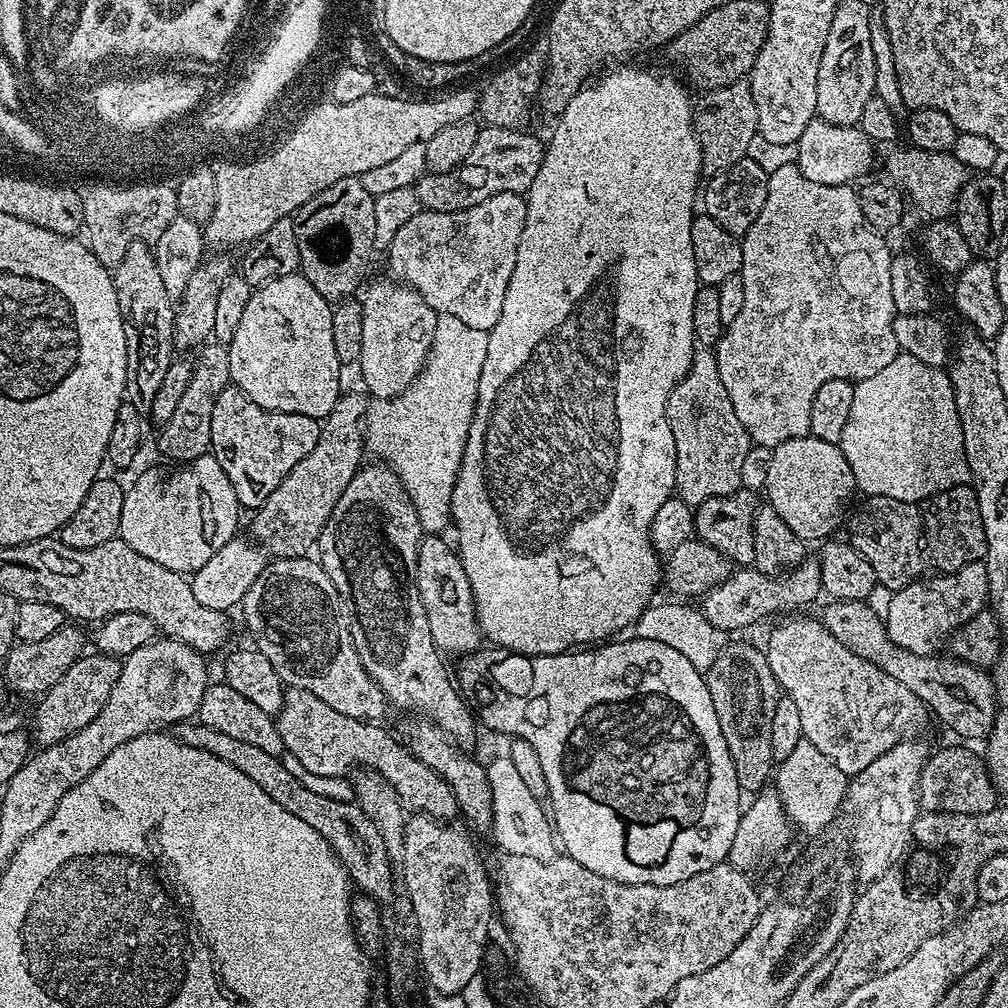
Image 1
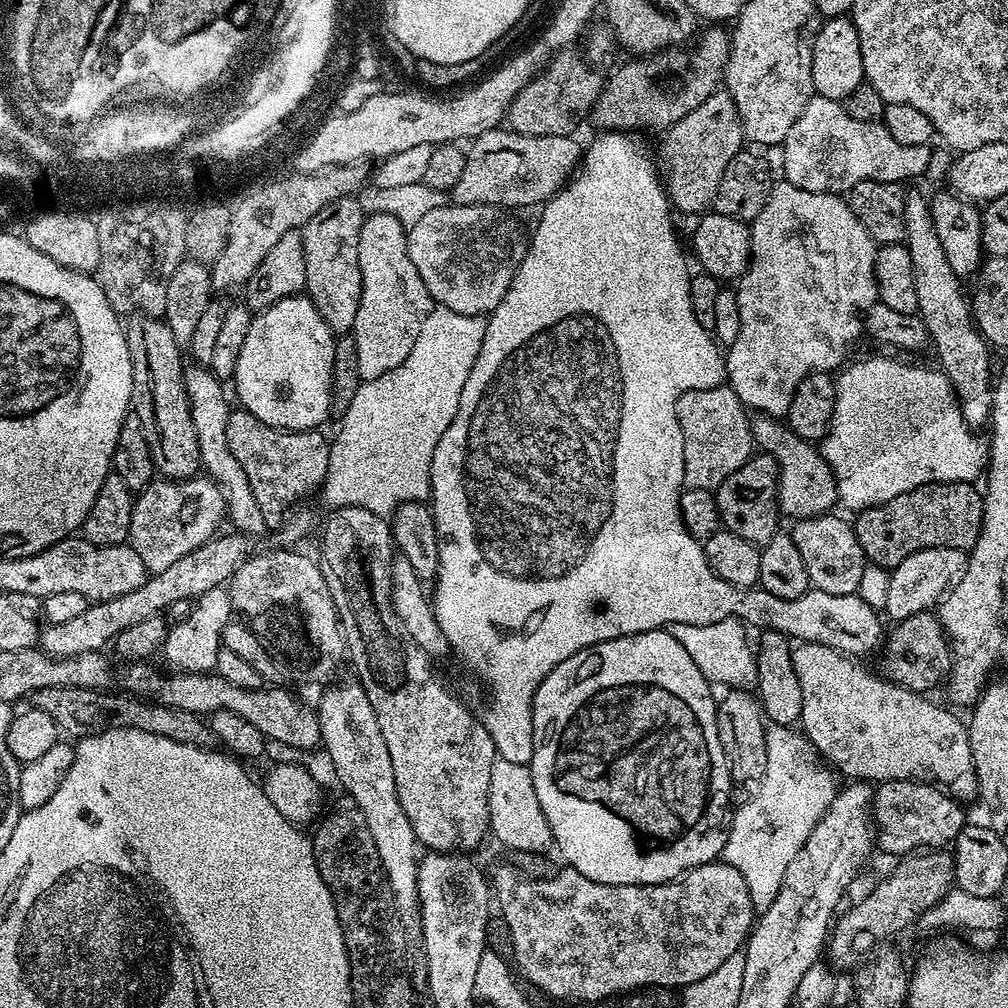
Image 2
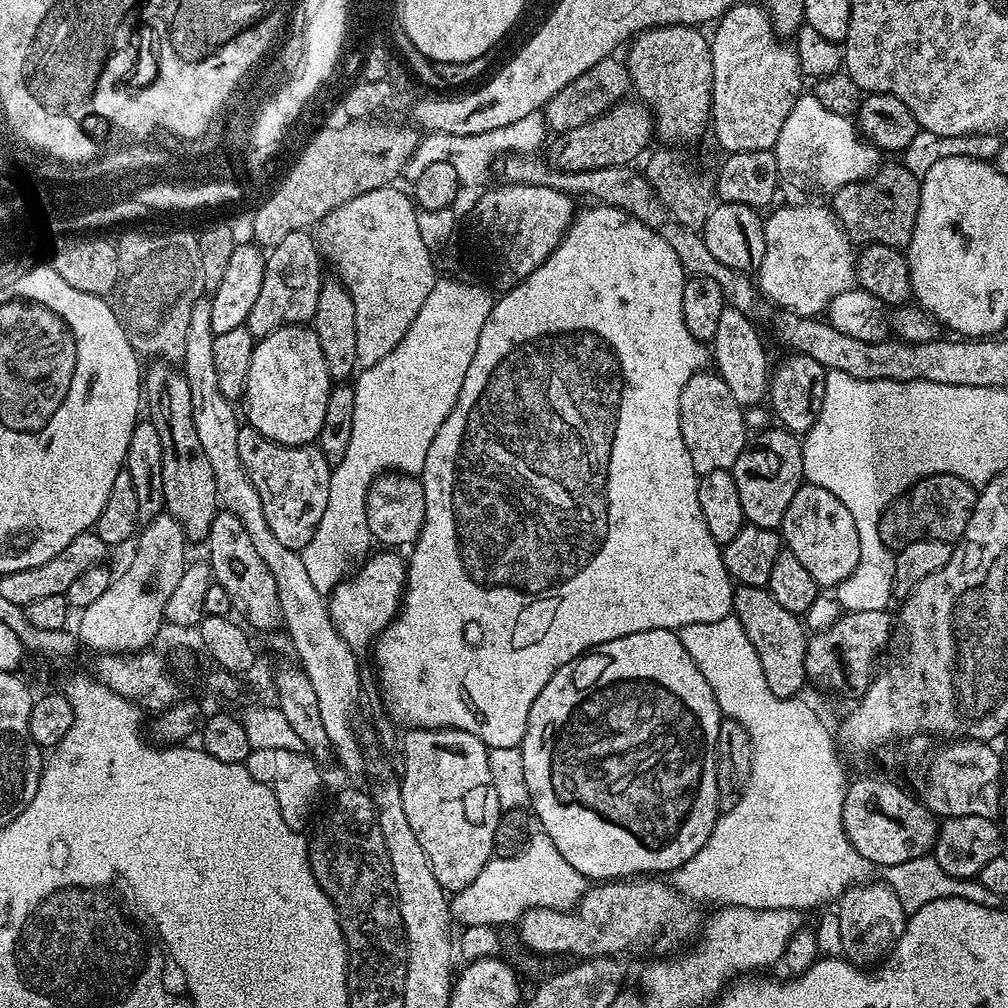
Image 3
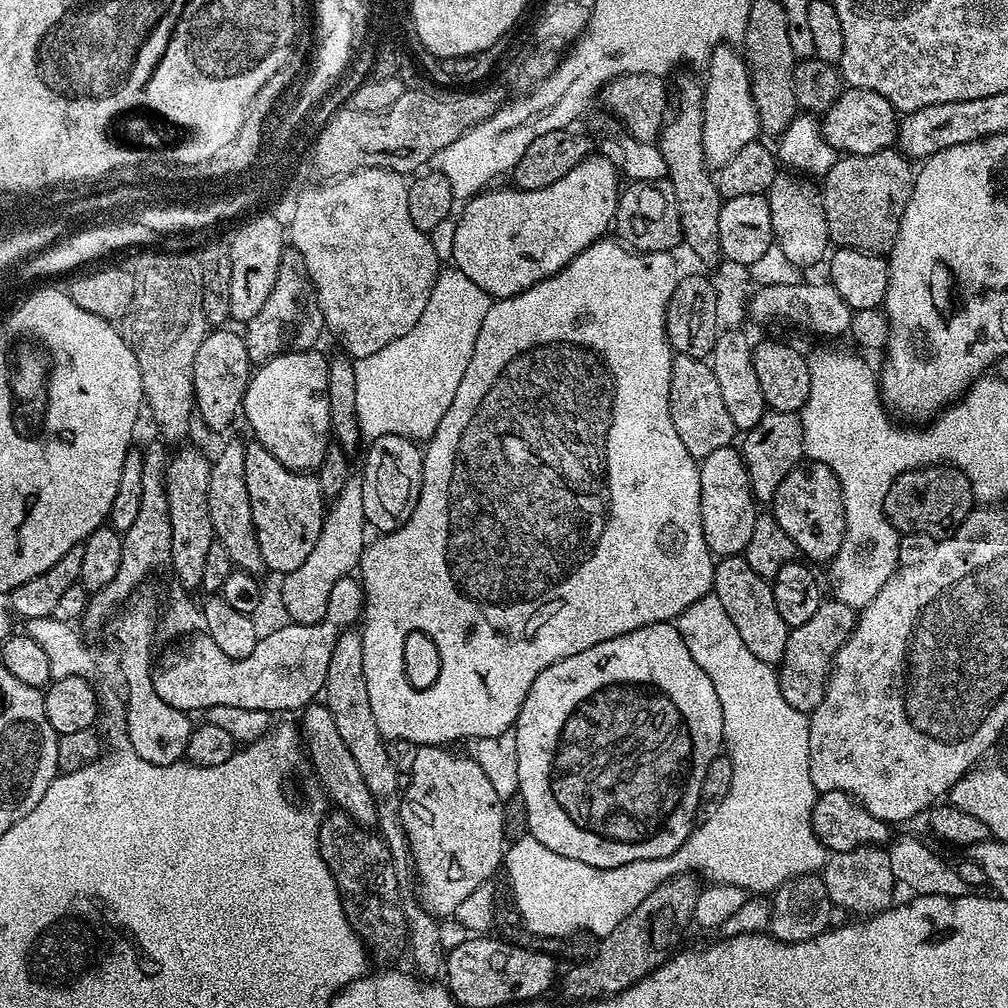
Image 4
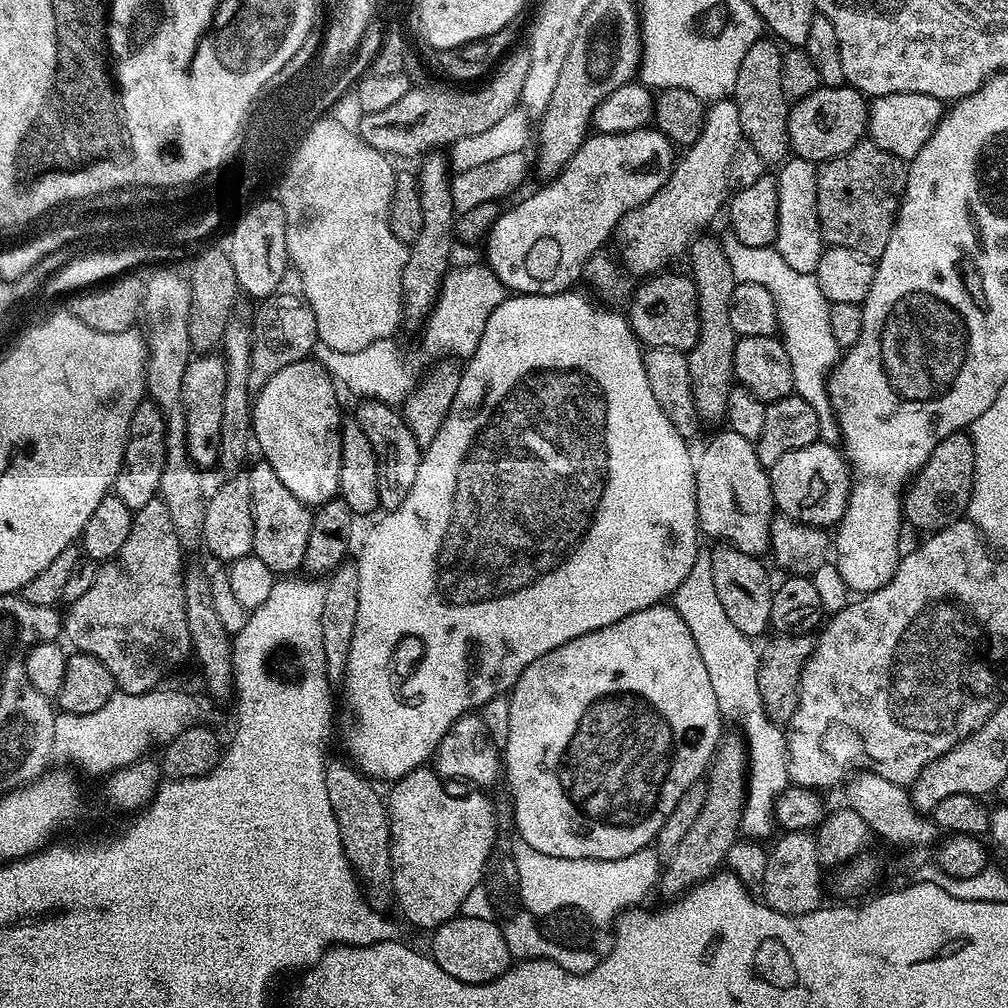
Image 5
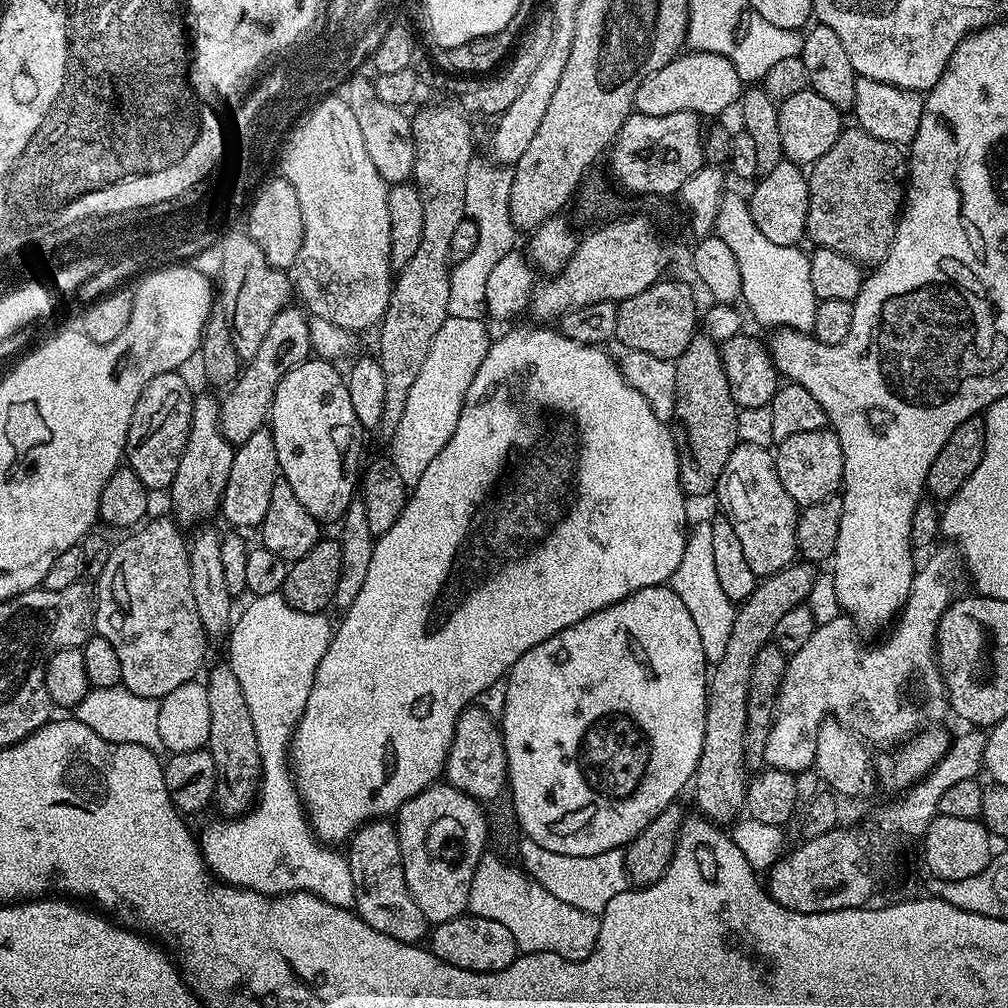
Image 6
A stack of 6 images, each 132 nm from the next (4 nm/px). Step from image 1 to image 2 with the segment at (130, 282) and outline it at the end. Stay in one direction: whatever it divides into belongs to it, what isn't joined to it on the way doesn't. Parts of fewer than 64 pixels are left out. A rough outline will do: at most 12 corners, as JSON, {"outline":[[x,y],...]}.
{"outline":[[155,316],[127,321],[131,411],[156,471],[201,471],[182,346]]}

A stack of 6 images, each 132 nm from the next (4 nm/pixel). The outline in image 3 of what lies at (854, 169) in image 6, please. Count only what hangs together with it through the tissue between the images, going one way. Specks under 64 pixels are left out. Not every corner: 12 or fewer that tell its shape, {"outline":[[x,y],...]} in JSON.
{"outline":[[884,162],[831,193],[849,240],[904,250],[921,179]]}

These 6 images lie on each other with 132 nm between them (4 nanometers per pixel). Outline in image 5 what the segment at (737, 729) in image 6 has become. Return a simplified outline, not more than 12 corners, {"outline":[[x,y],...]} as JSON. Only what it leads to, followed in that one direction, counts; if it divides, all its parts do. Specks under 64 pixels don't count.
{"outline":[[725,735],[706,802],[658,881],[670,898],[715,876],[741,835],[743,735]]}

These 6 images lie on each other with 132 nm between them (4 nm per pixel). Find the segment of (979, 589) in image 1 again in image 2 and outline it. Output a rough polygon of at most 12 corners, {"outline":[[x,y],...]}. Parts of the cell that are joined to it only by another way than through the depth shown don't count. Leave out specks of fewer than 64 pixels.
{"outline":[[923,548],[890,572],[883,609],[899,622],[935,609],[967,565]]}

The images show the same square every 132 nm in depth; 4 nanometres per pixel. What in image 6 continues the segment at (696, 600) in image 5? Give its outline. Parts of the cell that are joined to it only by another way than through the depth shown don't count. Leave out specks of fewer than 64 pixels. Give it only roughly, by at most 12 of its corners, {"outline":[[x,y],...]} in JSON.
{"outline":[[693,523],[670,587],[709,665],[726,653],[737,605],[718,583],[713,533]]}

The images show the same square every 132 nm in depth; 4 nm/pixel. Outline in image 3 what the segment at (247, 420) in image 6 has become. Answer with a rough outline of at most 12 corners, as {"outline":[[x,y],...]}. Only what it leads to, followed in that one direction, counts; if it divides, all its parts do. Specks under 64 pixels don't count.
{"outline":[[311,231],[264,257],[253,338],[311,325],[322,253]]}

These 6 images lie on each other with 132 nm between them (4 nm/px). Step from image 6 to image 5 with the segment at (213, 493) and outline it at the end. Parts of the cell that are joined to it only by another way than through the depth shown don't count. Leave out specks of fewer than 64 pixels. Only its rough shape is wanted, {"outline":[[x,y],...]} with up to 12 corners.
{"outline":[[223,355],[182,374],[186,446],[207,470],[222,442]]}

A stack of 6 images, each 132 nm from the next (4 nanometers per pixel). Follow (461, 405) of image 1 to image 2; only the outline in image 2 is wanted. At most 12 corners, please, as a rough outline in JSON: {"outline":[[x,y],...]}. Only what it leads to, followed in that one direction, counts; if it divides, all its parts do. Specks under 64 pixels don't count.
{"outline":[[433,307],[330,440],[329,509],[387,517],[430,466],[487,319]]}

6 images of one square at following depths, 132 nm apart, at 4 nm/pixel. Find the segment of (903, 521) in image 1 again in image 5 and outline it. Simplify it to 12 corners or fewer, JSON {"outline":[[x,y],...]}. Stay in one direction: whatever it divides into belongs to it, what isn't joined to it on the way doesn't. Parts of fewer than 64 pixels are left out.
{"outline":[[967,431],[938,446],[902,496],[924,534],[965,519],[976,451]]}

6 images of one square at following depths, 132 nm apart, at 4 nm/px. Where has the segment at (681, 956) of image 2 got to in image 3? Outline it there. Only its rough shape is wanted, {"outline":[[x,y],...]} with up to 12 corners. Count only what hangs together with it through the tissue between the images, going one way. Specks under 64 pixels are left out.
{"outline":[[658,878],[596,882],[567,912],[529,908],[530,951],[675,953],[702,916]]}

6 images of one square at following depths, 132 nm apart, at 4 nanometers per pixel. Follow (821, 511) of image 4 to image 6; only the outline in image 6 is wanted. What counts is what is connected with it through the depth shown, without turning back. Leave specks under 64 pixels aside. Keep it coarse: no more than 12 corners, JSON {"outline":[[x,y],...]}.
{"outline":[[831,427],[775,445],[797,506],[841,491],[844,455]]}

